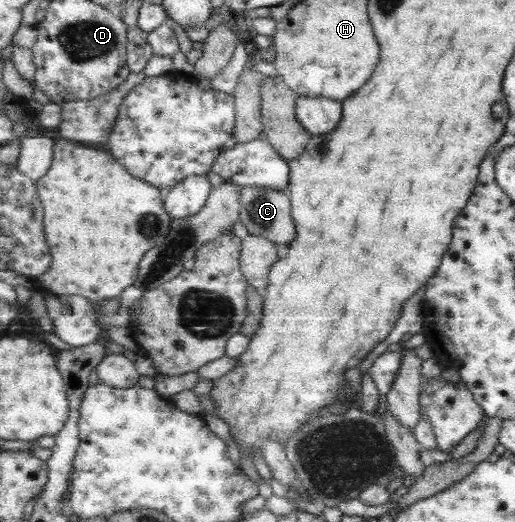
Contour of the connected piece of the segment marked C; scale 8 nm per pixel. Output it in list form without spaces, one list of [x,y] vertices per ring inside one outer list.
[[[242,187],[240,220],[249,230],[249,234],[272,240],[283,251],[291,248],[292,242],[298,237],[296,220],[292,217],[292,201],[289,192],[261,187]]]

